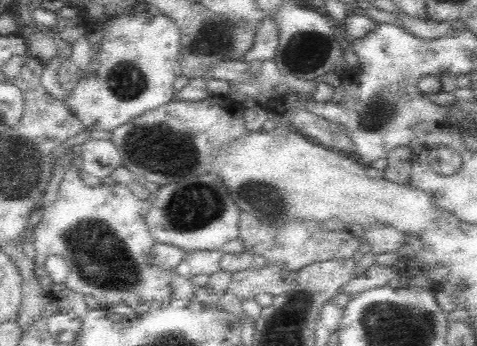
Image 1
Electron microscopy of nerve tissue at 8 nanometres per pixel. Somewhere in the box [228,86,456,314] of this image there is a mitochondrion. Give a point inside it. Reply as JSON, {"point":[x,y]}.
{"point":[266,199]}

